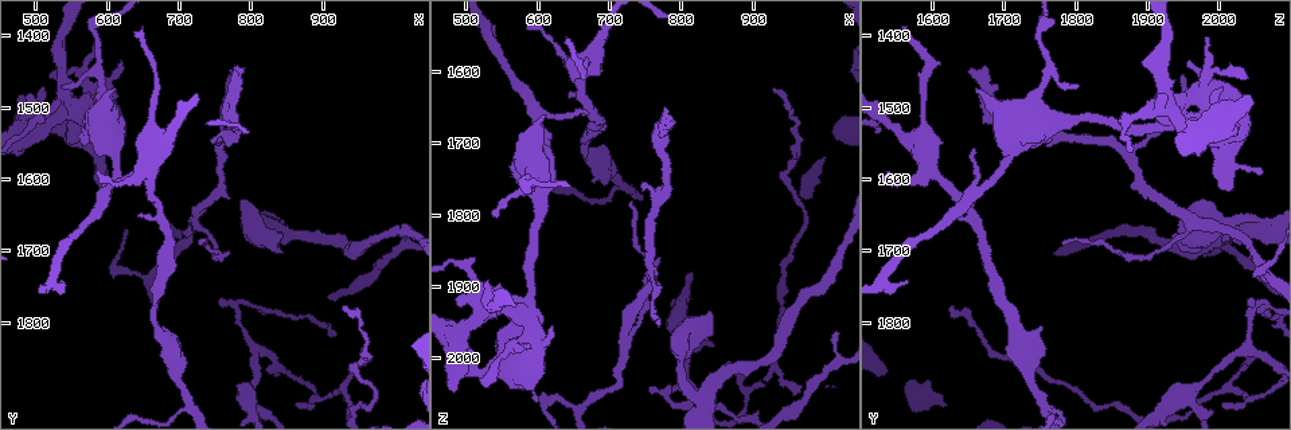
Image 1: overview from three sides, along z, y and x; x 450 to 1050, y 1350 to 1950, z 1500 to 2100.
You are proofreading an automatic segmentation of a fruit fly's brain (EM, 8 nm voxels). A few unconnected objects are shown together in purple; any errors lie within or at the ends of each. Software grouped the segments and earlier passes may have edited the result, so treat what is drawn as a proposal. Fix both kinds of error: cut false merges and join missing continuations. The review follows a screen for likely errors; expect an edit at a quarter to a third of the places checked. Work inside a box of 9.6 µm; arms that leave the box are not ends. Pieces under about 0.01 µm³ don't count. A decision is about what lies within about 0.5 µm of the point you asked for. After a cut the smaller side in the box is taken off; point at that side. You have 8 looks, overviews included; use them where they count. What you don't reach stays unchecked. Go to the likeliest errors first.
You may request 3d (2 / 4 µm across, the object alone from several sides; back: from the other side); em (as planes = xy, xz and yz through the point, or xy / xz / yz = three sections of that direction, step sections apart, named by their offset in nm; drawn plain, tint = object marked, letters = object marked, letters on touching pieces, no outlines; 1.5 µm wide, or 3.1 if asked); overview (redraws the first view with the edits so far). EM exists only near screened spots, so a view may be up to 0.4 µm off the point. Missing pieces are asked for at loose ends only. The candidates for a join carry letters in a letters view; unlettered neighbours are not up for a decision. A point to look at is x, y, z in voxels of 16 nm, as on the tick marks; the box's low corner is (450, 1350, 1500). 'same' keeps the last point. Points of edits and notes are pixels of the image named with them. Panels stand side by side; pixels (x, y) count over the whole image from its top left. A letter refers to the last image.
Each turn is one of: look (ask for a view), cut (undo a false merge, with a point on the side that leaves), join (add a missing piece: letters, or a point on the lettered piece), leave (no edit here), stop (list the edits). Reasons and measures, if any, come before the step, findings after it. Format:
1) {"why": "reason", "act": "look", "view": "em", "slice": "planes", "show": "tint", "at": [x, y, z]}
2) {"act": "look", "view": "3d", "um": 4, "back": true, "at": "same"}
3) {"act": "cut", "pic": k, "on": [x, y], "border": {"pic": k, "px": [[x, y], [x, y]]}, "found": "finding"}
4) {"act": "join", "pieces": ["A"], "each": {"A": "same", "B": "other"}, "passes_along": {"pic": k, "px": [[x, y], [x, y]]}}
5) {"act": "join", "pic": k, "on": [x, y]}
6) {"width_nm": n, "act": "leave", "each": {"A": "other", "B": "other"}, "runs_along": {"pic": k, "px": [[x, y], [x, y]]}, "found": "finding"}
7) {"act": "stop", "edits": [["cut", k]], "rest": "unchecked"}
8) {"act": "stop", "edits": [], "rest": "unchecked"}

{"why": "long arm stops here", "act": "look", "view": "em", "slice": "planes", "show": "letters", "at": [645, 1385, 1560]}

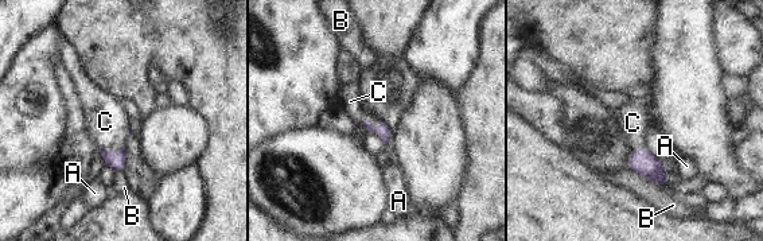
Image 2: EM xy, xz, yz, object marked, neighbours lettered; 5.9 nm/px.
{"longest_contact_nm": ["B", 220], "act": "join", "pieces": ["C"], "each": {"A": "other", "B": "other", "C": "same"}, "found": "it goes on there"}

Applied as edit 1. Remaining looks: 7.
{"why": "free end", "act": "look", "view": "3d", "um": 4, "at": [780, 1455, 1650]}

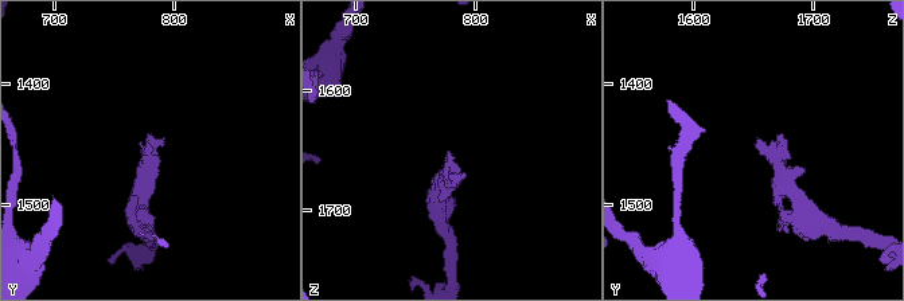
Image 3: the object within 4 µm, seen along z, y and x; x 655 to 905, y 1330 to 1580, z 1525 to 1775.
{"act": "look", "view": "em", "slice": "planes", "show": "letters", "at": [780, 1450, 1650]}

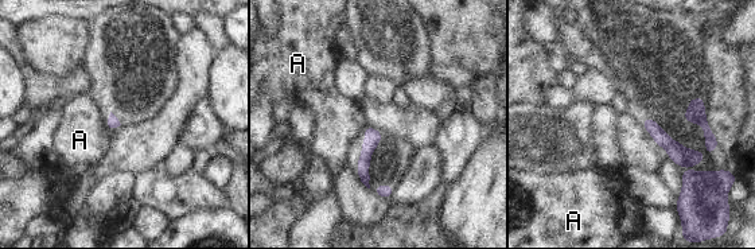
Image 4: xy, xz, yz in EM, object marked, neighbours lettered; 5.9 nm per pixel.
{"act": "leave", "each": {"A": "other"}, "runs_along": {"pic": 4, "px": [[646, 121], [681, 156], [704, 156], [713, 144]]}, "found": "no lettered piece goes on from it"}

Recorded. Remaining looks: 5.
{"why": "tapers out", "act": "look", "view": "em", "slice": "planes", "show": "plain", "at": [930, 1780, 1625]}

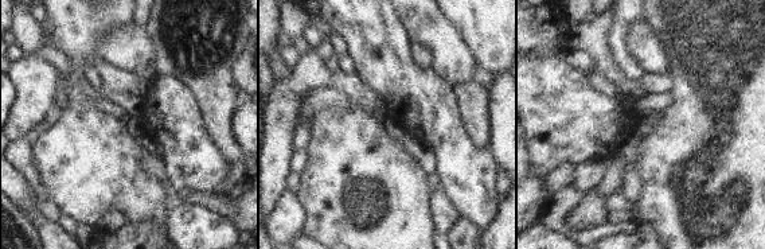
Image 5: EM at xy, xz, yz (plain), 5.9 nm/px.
{"act": "look", "view": "em", "slice": "planes", "show": "tint", "at": "same"}

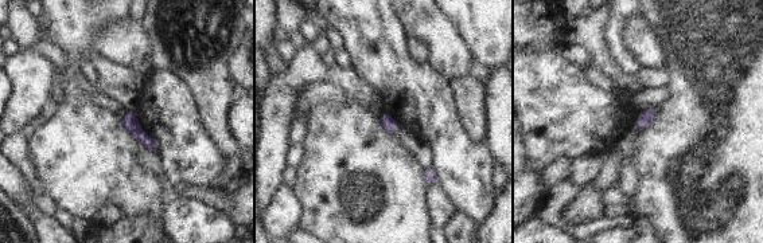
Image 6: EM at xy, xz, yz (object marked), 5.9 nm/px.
{"act": "look", "view": "em", "slice": "planes", "show": "letters", "at": "same"}

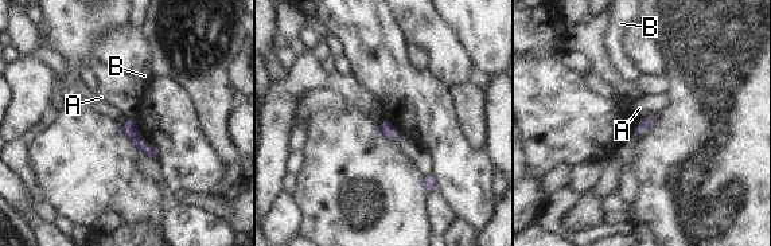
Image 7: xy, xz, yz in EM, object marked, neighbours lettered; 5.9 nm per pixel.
{"width_nm": 80, "act": "leave", "each": {"A": "other", "B": "other"}, "border": {"pic": 7, "px": [[131, 116], [120, 118]]}, "found": "none of them fits"}

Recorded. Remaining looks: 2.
{"act": "stop", "edits": [["join", 2]], "rest": "unchecked"}

